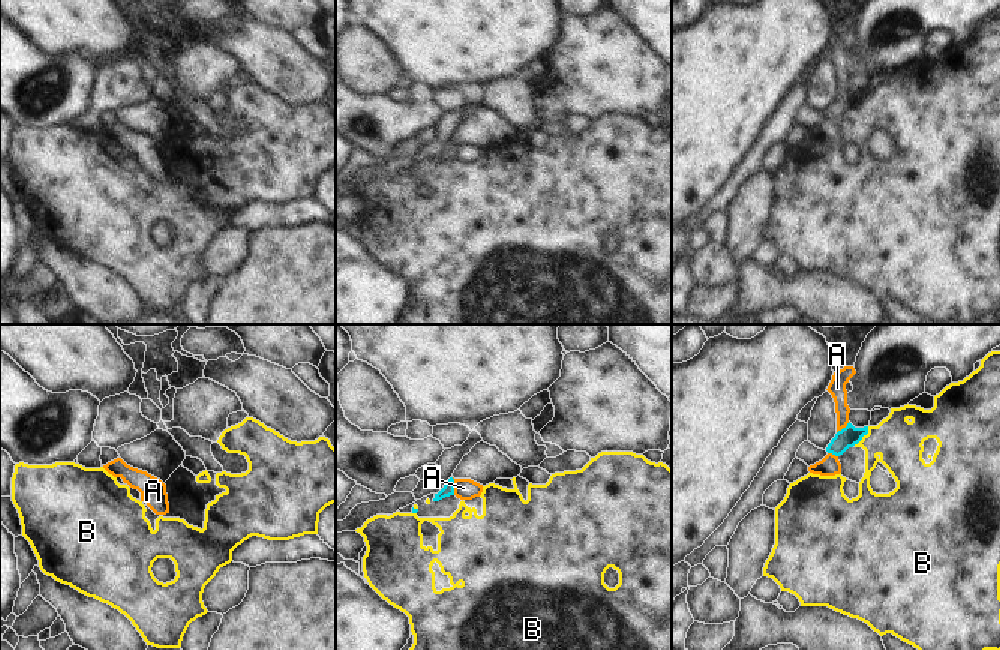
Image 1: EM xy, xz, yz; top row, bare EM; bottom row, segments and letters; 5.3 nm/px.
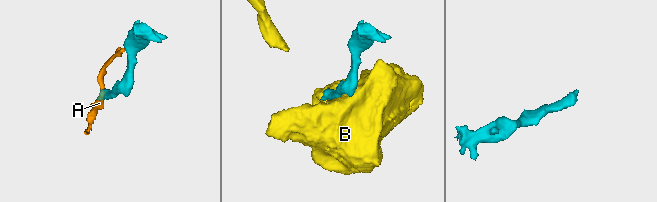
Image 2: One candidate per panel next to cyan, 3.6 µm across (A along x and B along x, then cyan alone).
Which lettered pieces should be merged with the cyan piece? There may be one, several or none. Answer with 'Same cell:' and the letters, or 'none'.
Same cell: none

